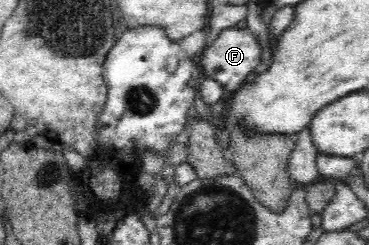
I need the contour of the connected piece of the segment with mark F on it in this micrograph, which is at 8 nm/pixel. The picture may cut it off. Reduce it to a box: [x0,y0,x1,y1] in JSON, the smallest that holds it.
[201,27,264,91]

